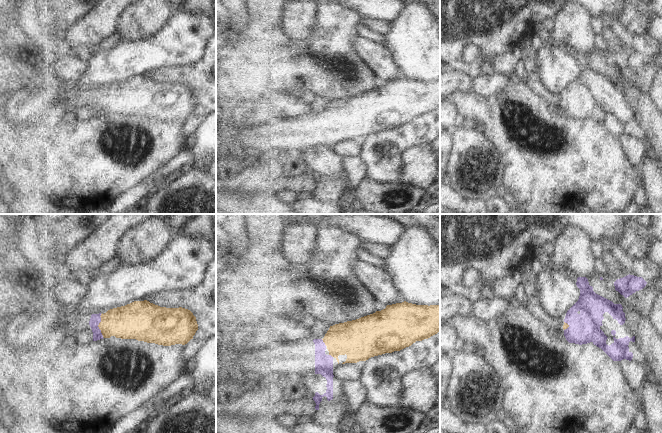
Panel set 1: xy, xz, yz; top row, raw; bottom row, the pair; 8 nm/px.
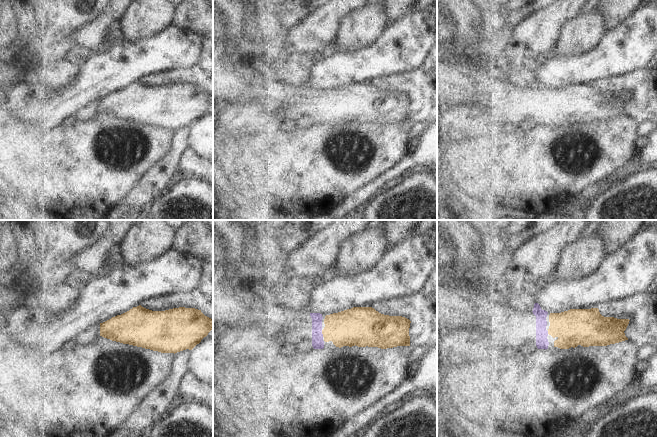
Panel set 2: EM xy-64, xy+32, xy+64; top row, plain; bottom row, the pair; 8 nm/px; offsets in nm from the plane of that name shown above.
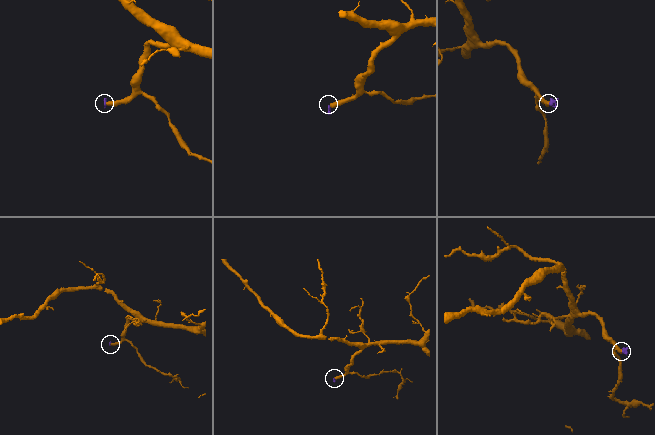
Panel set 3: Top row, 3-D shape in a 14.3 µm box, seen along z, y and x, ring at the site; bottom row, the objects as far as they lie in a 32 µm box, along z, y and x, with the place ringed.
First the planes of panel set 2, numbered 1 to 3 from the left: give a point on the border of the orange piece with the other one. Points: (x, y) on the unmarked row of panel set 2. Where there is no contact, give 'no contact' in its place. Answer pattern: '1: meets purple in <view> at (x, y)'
1: no contact
2: meets purple in xy+32 at (321, 109)
3: meets purple in xy+64 at (547, 108)

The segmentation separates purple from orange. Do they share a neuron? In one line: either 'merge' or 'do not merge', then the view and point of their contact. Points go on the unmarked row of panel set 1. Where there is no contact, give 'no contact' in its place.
merge; meets purple in xy at (98, 100)

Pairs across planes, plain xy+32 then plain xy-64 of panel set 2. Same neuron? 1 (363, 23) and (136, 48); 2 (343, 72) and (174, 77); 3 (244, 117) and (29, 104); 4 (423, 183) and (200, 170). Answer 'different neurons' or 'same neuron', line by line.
1: different neurons
2: different neurons
3: same neuron
4: different neurons

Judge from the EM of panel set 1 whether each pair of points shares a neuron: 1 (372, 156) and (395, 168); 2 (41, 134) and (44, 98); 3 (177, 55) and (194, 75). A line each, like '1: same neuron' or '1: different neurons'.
1: same neuron
2: different neurons
3: different neurons

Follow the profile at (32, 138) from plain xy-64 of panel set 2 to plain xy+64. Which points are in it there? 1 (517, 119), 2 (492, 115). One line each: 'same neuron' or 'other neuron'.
1: other neuron
2: other neuron

